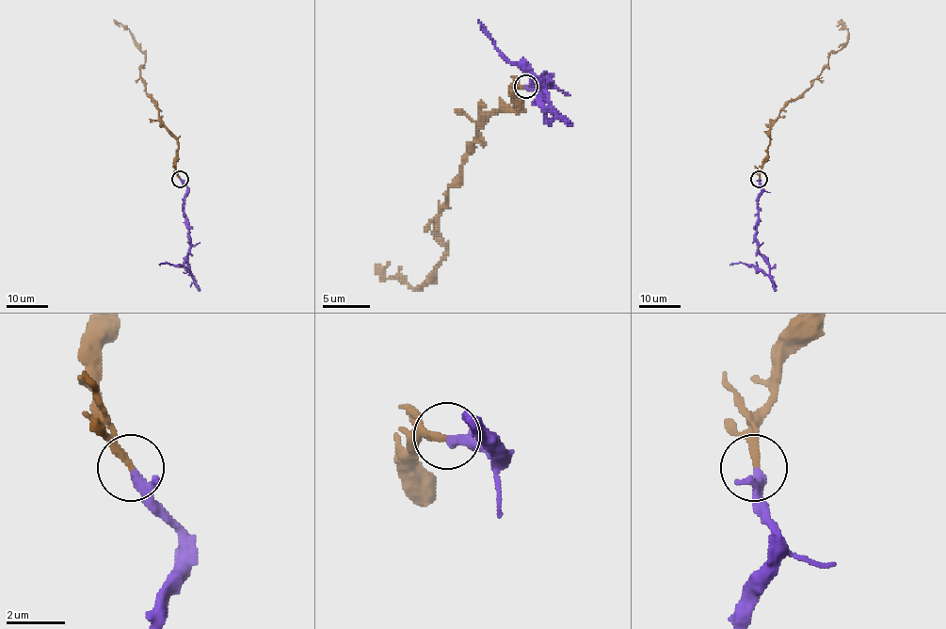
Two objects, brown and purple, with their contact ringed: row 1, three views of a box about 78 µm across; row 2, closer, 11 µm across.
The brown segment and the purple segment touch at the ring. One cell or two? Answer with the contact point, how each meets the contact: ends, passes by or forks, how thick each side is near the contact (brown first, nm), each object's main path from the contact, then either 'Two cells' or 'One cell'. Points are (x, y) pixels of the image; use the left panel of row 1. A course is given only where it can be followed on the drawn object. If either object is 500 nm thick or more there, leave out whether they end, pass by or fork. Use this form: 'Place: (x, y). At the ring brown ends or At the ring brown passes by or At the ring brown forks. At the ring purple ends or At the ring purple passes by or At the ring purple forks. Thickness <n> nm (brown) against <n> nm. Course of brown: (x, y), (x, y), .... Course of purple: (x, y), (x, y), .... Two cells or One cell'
Place: (180, 179). At the ring brown ends. At the ring purple passes by. Thickness 240 nm (brown) against 240 nm. Course of brown: (180, 179), (178, 140), (140, 77), (145, 52), (130, 30), (120, 26). Course of purple: (180, 179), (187, 188), (183, 214), (190, 245), (190, 274), (183, 266), (168, 263), (159, 265). One cell

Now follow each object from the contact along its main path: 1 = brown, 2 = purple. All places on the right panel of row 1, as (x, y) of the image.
1: (759, 179), (770, 127), (779, 111), (810, 87), (828, 62), (828, 56), (847, 40), (843, 24), (837, 26)
2: (759, 179), (761, 194), (758, 201), (756, 241), (769, 273), (742, 263), (729, 265)

